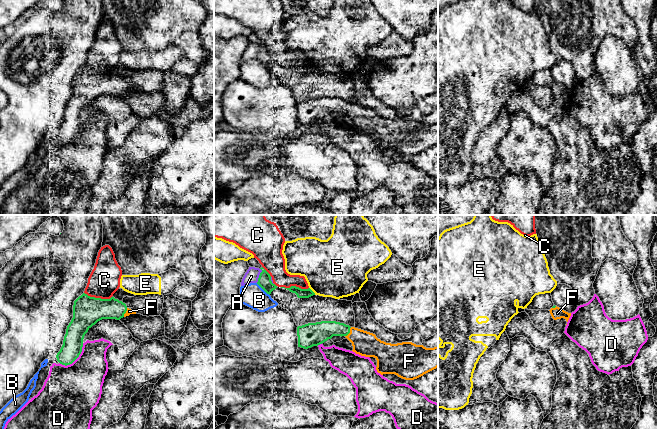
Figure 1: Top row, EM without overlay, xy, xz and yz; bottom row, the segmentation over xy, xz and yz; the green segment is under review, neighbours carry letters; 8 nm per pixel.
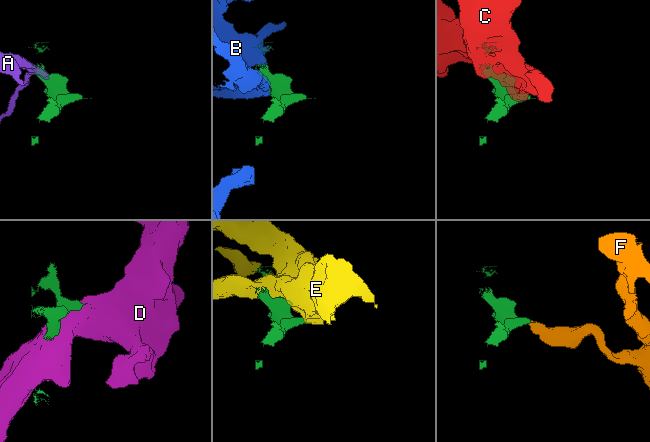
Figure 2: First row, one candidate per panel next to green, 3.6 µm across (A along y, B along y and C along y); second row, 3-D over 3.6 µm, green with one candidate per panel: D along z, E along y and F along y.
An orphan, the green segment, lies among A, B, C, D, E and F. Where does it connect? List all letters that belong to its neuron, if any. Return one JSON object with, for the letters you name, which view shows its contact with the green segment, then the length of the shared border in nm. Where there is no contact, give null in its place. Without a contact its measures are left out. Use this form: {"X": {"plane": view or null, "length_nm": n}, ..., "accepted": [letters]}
{"F": {"plane": "xz", "length_nm": 90}, "accepted": ["F"]}

